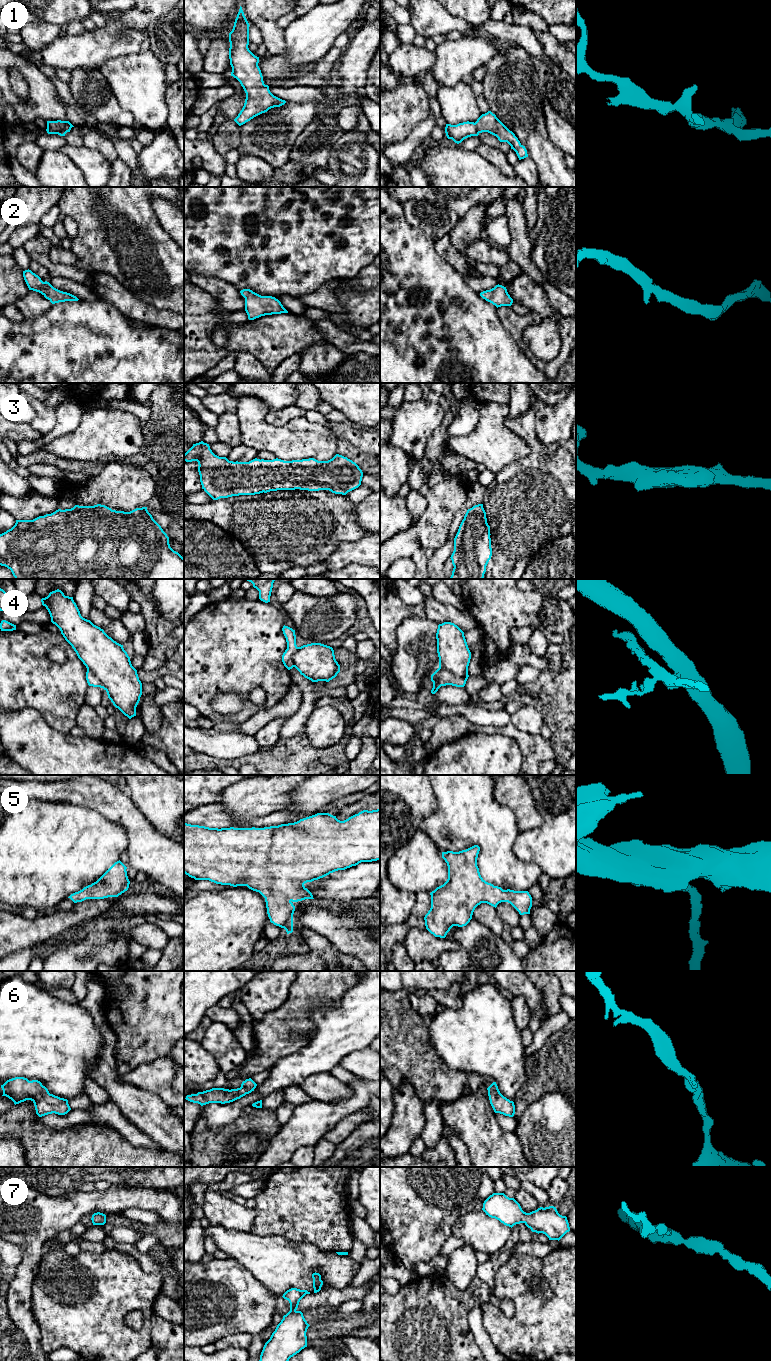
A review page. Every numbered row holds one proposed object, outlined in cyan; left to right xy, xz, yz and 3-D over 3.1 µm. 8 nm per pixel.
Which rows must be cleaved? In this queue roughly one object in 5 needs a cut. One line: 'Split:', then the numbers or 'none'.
Split: 4

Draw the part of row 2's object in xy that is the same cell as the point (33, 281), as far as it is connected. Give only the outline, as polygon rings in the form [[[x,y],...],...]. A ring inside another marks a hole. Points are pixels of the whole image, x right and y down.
[[[29,269],[23,271],[23,277],[29,290],[41,293],[52,304],[79,300],[76,296],[70,293],[63,292],[54,288],[49,282],[43,282],[38,275],[36,275]]]

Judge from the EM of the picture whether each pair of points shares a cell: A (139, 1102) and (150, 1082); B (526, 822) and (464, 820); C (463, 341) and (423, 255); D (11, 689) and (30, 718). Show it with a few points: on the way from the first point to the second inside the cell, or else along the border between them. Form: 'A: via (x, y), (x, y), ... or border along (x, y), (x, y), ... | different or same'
A: border along (123, 1082), (154, 1093), (165, 1104) | different
B: border along (501, 805), (513, 812), (520, 831) | different
C: via (463, 320), (470, 305), (442, 276) | same
D: border along (10, 709), (34, 708), (45, 720) | different

